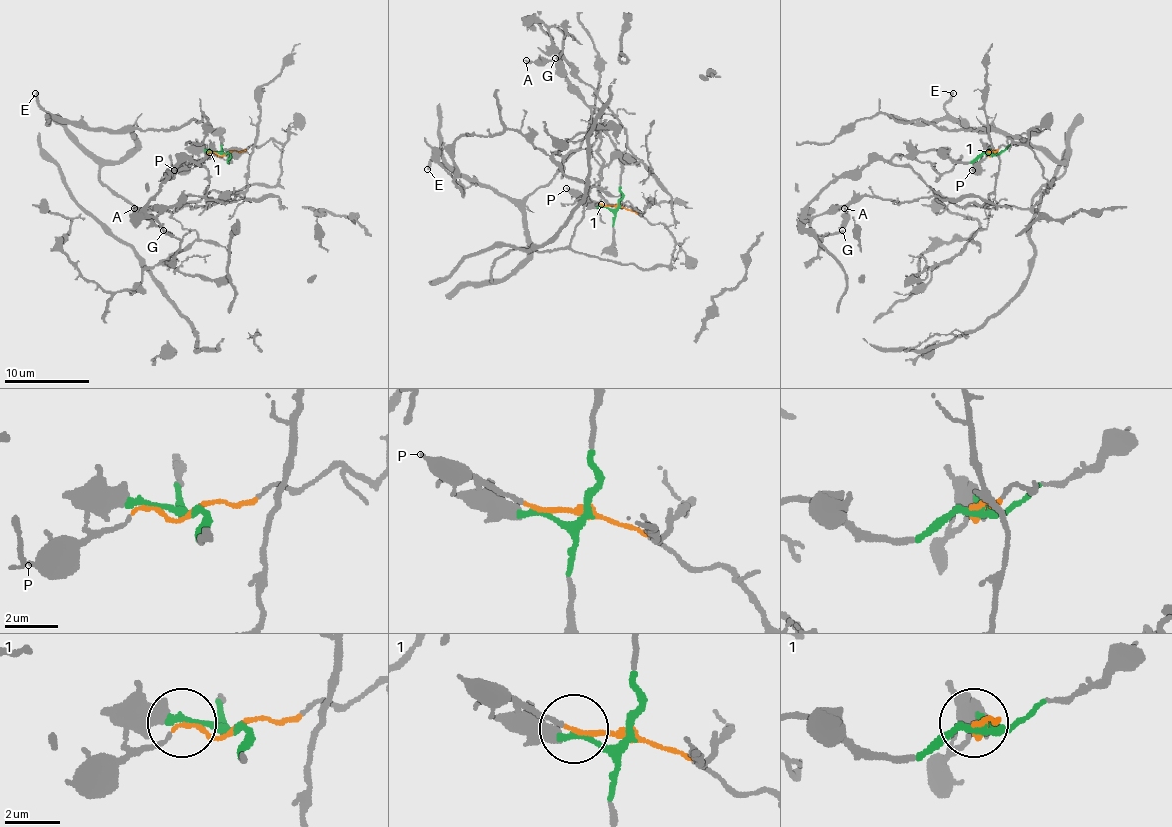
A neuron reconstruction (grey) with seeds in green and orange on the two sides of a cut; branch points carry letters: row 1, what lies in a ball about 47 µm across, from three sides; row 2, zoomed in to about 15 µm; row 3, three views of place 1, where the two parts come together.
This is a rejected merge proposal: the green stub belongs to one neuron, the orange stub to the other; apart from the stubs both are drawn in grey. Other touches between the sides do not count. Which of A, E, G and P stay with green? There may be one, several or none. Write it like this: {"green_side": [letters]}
{"green_side": ["A", "G"]}

